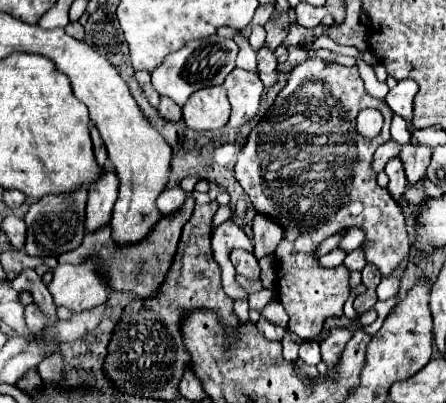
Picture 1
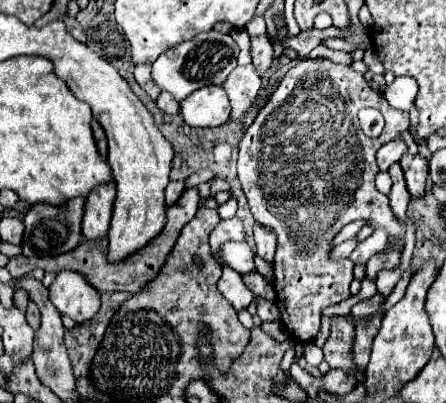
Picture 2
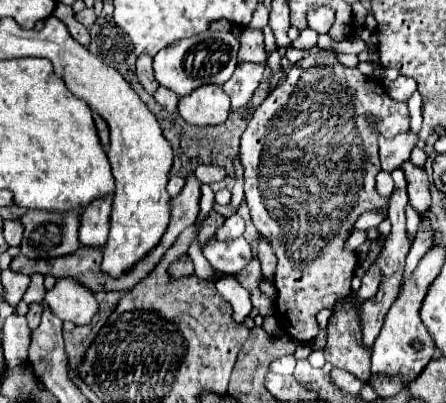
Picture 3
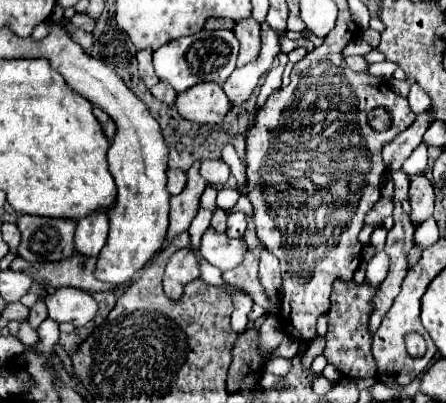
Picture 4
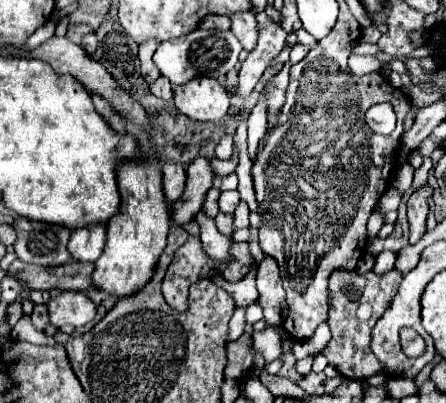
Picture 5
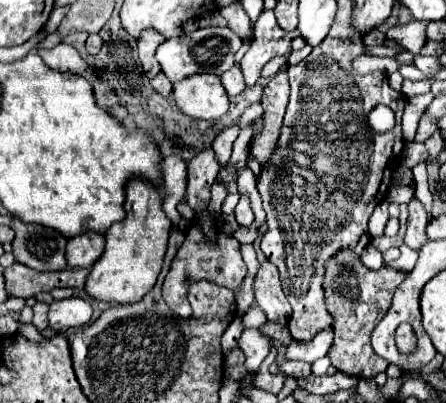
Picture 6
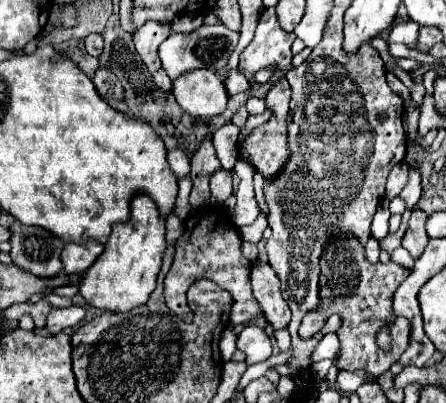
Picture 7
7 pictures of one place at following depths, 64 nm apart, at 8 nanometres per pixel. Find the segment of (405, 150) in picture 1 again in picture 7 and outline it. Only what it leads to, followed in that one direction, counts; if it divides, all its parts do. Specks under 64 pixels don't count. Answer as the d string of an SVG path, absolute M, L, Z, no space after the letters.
M412 208L412 216L410 216L410 224L408 224L408 232L402 238L402 246L410 252L412 258L418 258L426 244L428 244L428 234L424 228L424 220L428 218L428 214L420 208Z

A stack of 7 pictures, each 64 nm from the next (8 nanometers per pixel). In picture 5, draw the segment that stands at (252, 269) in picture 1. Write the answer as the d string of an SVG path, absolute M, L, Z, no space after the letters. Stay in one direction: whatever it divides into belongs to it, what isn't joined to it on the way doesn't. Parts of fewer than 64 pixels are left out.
M200 211L195 216L194 220L200 224L201 234L200 239L202 248L208 256L212 256L212 260L218 262L228 262L230 260L230 248L234 244L232 237L227 237L221 234L214 223L214 219L209 218Z

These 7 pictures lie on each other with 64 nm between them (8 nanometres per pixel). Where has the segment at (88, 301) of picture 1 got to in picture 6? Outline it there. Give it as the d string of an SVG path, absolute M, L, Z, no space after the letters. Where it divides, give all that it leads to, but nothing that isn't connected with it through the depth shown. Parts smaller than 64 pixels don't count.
M80 296L54 300L50 304L48 322L50 322L52 330L78 328L78 326L88 324L90 320L92 320L92 306L88 300L84 300Z

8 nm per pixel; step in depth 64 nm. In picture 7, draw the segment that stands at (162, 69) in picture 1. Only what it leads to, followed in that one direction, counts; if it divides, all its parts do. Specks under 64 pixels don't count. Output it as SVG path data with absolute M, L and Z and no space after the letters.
M224 24L200 26L198 30L188 32L188 34L170 34L160 44L158 56L160 56L162 68L166 70L170 80L176 80L184 72L192 72L192 70L200 70L200 68L208 68L212 72L220 72L222 68L226 68L228 58L234 52L236 44L238 44L238 32L232 32L230 28L224 28Z

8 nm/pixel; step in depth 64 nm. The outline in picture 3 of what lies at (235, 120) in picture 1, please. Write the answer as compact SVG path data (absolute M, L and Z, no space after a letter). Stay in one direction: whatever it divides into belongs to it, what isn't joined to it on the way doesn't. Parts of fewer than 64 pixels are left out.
M242 64L234 70L232 78L222 86L232 100L232 112L238 112L250 102L254 90L262 80L264 68L266 64Z

